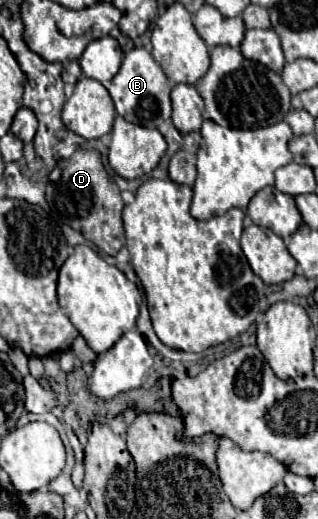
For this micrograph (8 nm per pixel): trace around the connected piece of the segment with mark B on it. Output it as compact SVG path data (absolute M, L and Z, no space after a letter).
M135 47L125 55L119 73L109 81L107 91L113 97L117 113L129 123L141 127L159 127L171 117L171 83L145 47Z

